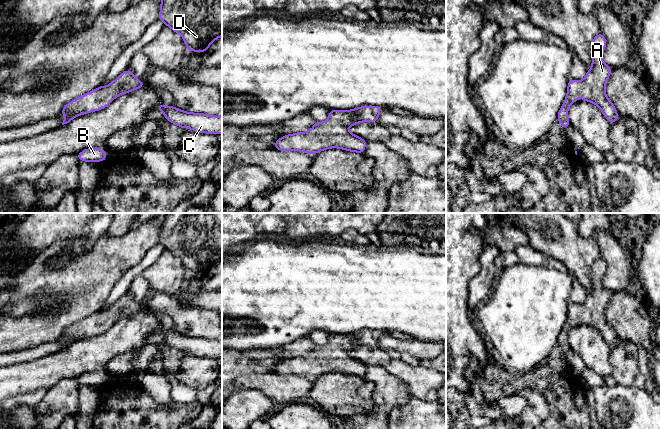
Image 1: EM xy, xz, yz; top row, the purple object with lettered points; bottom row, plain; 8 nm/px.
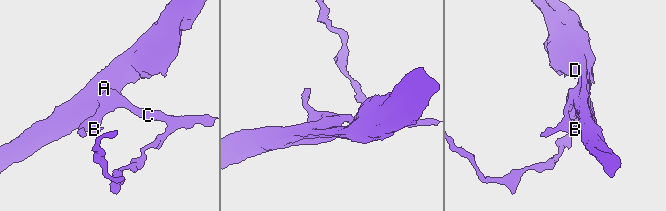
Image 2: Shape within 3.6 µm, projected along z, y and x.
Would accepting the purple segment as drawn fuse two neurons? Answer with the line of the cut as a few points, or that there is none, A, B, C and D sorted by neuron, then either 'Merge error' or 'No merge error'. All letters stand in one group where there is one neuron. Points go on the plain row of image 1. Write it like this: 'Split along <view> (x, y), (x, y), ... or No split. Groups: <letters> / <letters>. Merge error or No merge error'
No split. Groups: A B C D. No merge error

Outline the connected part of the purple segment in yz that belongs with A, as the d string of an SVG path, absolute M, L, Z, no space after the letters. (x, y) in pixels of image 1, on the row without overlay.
M599 257L593 262L591 267L593 285L584 303L582 305L568 305L567 320L557 339L557 345L560 346L562 353L570 350L568 332L577 325L579 319L581 324L597 329L611 349L620 342L614 328L608 323L605 316L605 310L612 295L612 292L607 290L602 284L605 271L605 260Z

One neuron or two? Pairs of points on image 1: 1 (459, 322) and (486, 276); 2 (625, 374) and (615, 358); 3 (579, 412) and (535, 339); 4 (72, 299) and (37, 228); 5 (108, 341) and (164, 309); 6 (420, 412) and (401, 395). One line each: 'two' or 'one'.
1: two
2: one
3: two
4: one
5: two
6: two

